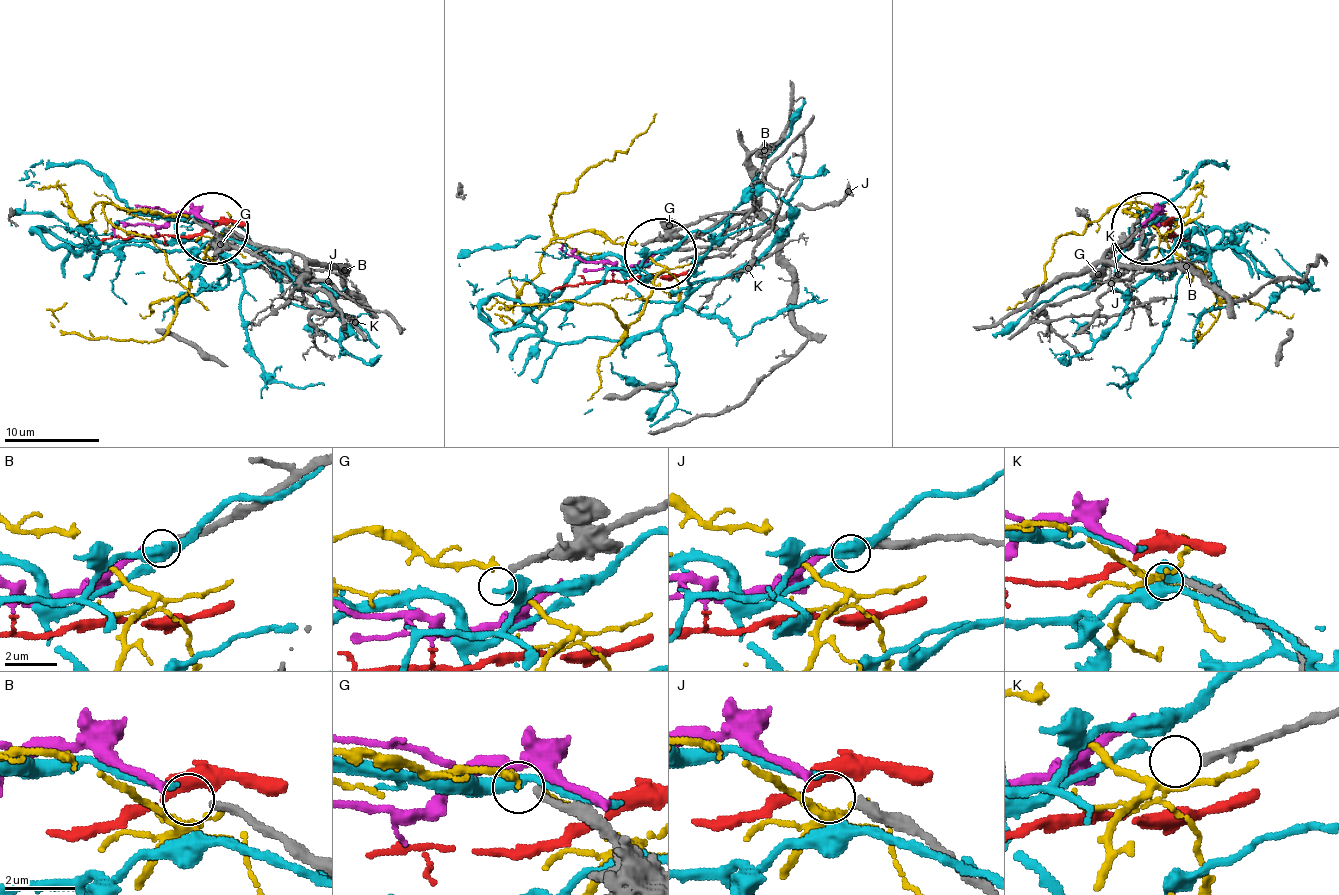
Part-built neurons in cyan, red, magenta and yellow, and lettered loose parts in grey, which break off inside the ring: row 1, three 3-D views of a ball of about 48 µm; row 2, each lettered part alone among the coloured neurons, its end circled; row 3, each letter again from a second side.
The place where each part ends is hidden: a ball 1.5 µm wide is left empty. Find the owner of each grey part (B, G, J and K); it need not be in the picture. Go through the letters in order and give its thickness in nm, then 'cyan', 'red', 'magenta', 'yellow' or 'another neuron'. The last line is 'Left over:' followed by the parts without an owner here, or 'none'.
B: calibre 240 nm; magenta
G: calibre 240 nm; another neuron
J: calibre 320 nm; cyan
K: calibre 240 nm; yellow
Left over: G

